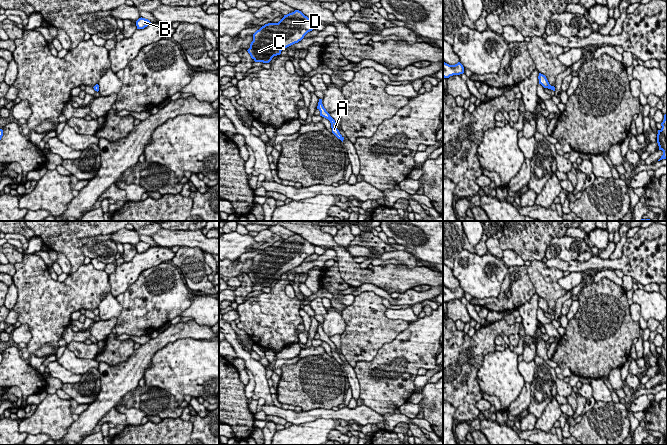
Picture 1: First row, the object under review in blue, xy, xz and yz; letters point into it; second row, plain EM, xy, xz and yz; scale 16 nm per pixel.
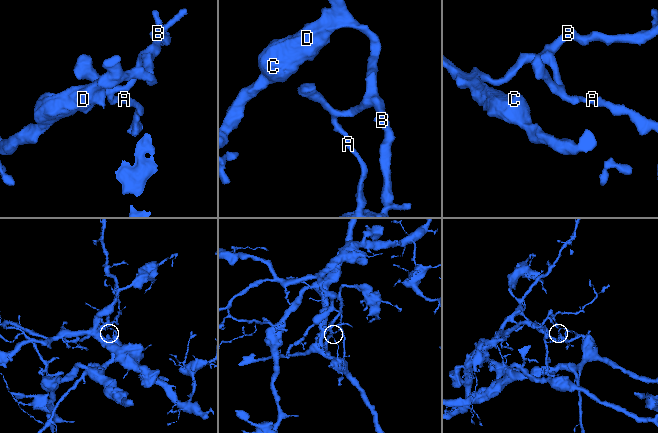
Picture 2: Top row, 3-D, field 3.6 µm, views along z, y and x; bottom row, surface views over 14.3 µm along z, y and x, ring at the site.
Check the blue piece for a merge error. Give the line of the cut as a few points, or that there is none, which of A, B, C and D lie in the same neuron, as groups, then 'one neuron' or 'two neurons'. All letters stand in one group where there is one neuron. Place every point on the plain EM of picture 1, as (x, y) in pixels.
cut xy (96, 308), (97, 315); groups A / B C D; two neurons

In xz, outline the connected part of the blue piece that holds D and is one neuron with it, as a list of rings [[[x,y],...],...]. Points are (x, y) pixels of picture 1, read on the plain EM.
[[[295,234],[278,247],[268,247],[257,254],[247,275],[255,286],[269,287],[282,274],[301,265],[314,251],[315,245]]]

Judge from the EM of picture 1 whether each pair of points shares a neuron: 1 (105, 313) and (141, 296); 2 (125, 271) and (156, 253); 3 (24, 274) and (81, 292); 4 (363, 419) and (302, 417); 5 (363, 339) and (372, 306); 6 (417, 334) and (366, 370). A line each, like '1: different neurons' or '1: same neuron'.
1: different neurons
2: same neuron
3: same neuron
4: same neuron
5: same neuron
6: same neuron

